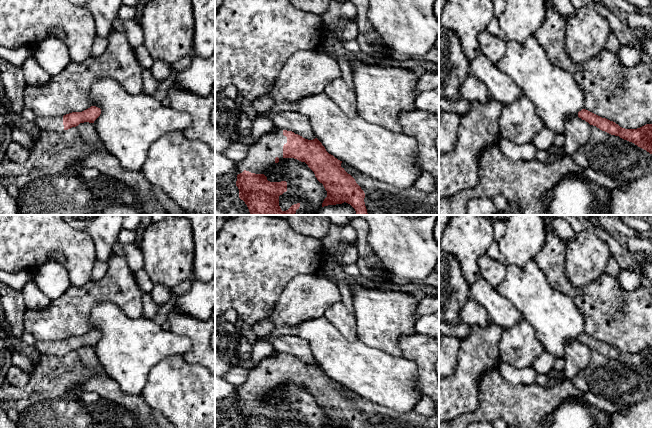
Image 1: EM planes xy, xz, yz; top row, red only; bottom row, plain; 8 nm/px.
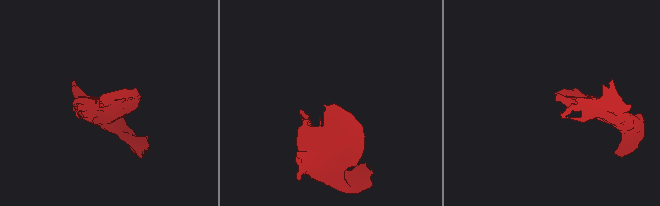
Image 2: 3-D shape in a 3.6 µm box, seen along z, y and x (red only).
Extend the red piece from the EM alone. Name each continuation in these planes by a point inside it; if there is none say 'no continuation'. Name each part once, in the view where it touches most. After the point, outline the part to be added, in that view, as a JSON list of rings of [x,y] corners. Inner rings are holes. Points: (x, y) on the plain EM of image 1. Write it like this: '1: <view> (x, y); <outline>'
1: xz (261, 380); [[[278,353],[275,357],[265,358],[258,365],[249,370],[247,380],[237,389],[237,397],[244,394],[255,398],[265,398],[275,389],[275,382],[283,384],[283,370],[287,367],[287,361],[283,354]]]

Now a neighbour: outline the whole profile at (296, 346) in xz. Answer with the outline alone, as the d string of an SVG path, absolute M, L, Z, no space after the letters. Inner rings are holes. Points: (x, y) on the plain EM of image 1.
M284 335L269 339L277 353L292 355L305 363L315 363L310 343L298 335Z

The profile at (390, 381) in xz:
M326 318L305 319L298 325L298 336L310 343L315 361L326 375L363 399L396 412L413 411L422 392L417 384L418 367L404 356L394 356L359 340L347 340Z

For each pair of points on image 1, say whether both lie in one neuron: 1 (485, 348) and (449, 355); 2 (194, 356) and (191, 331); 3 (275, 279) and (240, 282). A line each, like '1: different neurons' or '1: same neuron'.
1: different neurons
2: same neuron
3: same neuron

